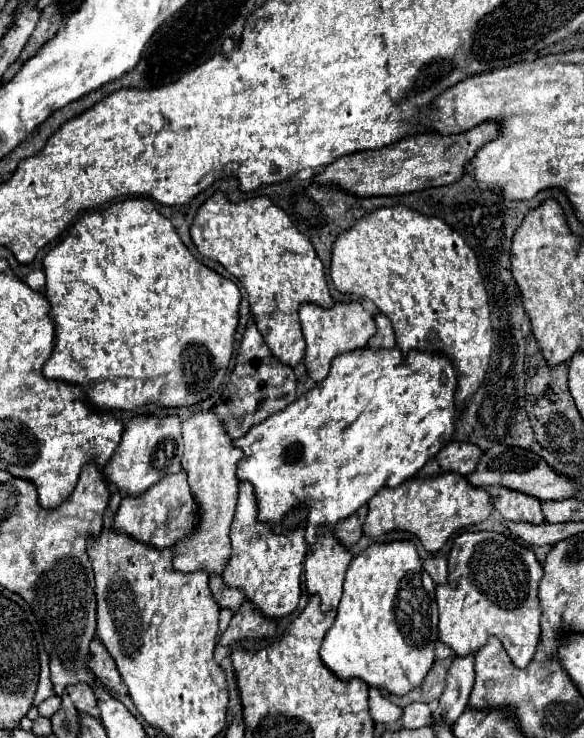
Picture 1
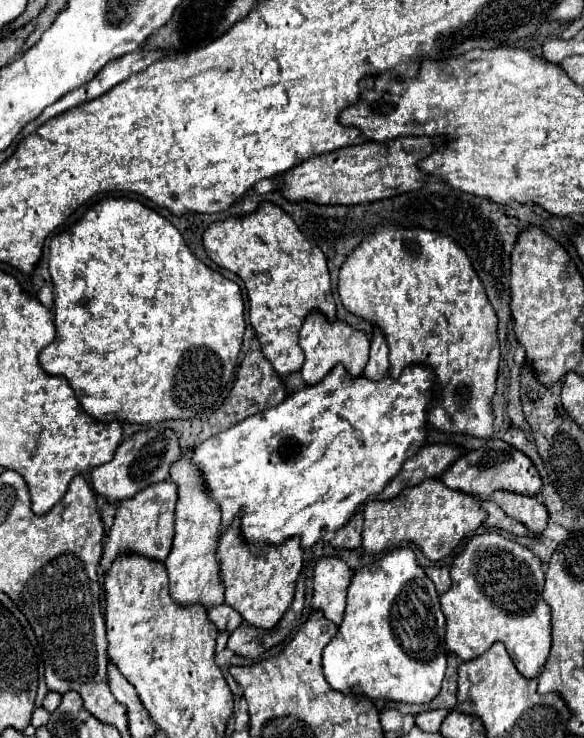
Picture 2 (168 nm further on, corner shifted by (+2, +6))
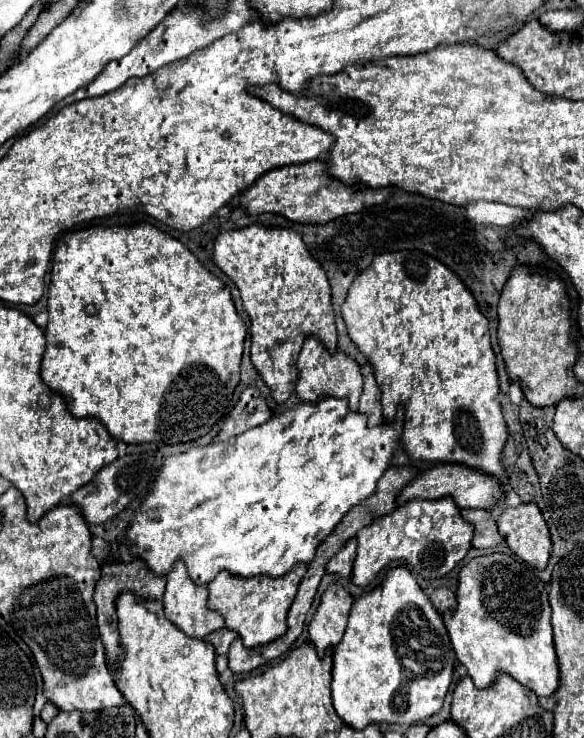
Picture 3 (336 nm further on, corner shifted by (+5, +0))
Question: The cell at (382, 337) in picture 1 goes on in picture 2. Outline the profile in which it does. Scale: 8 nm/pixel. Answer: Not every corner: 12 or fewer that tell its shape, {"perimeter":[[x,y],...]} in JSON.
{"perimeter":[[376,329],[364,377],[388,373],[388,345]]}

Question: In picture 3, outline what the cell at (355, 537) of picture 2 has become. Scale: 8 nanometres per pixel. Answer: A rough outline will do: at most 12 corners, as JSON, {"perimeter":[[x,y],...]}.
{"perimeter":[[357,539],[329,559],[327,571],[349,577],[355,561]]}

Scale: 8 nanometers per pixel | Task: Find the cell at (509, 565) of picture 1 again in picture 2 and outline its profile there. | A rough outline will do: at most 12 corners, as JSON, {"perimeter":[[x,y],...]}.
{"perimeter":[[476,535],[440,595],[464,661],[502,641],[538,677],[550,655],[542,561]]}

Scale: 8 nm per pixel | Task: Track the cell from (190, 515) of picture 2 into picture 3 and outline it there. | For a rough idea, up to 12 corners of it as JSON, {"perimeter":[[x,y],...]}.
{"perimeter":[[177,559],[163,595],[167,619],[203,639],[223,627],[207,587]]}

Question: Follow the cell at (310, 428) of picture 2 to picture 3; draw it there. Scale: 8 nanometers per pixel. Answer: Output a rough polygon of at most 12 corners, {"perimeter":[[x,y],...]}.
{"perimeter":[[321,397],[171,455],[115,555],[309,563],[405,413]]}

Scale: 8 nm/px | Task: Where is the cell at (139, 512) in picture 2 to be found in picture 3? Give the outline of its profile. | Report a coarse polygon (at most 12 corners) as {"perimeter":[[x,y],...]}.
{"perimeter":[[141,557],[105,561],[95,585],[101,641],[109,665],[119,649],[115,597],[131,589],[161,599],[165,575]]}

